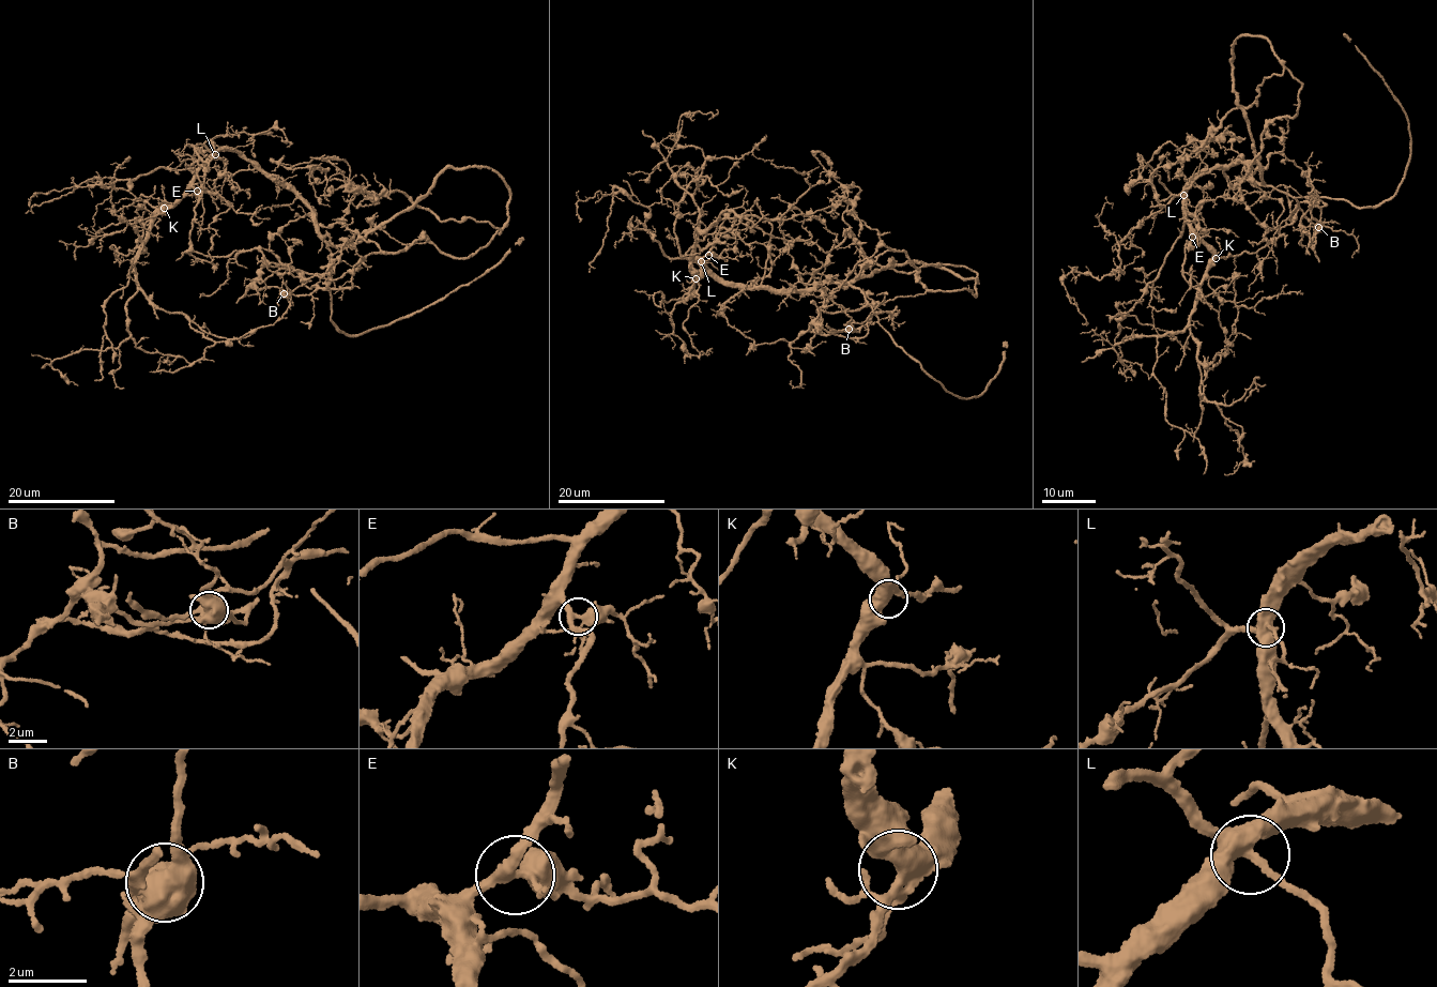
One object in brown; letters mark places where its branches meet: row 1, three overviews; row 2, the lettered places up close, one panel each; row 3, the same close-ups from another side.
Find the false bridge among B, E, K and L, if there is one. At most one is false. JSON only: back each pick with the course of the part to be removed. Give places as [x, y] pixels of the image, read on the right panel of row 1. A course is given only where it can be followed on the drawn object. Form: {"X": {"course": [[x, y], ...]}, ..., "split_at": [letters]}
{"B": {"course": [[1318, 228], [1321, 224], [1317, 205], [1311, 202], [1310, 209], [1301, 217], [1301, 223], [1309, 230], [1318, 262]]}, "split_at": ["B"]}

